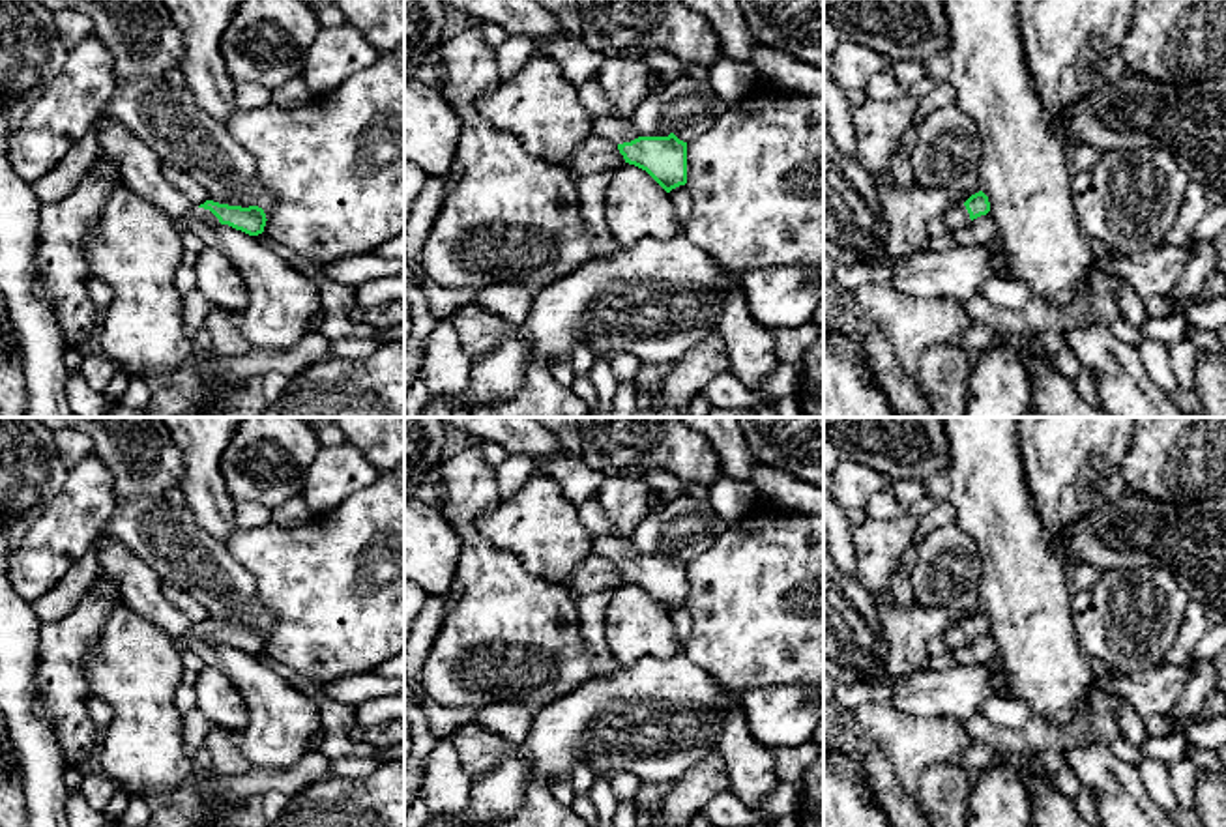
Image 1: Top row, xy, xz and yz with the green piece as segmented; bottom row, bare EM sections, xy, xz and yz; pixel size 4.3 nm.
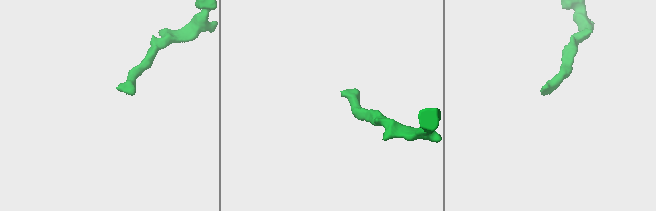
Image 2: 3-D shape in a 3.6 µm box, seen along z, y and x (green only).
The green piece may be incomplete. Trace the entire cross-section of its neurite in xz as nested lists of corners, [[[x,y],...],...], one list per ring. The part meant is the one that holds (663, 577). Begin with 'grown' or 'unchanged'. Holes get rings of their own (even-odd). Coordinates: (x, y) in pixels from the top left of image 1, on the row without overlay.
grown | [[[591,535],[591,554],[608,558],[625,582],[646,589],[666,612],[687,602],[687,561],[674,552],[642,556],[631,539]]]

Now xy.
grown | [[[213,619],[195,625],[191,636],[212,646],[228,644],[249,655],[262,653],[268,640],[264,629],[258,625],[241,627]]]

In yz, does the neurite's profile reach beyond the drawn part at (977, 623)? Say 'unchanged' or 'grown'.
grown

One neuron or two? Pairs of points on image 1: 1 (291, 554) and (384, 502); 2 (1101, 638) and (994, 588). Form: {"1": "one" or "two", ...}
{"1": "one", "2": "two"}

